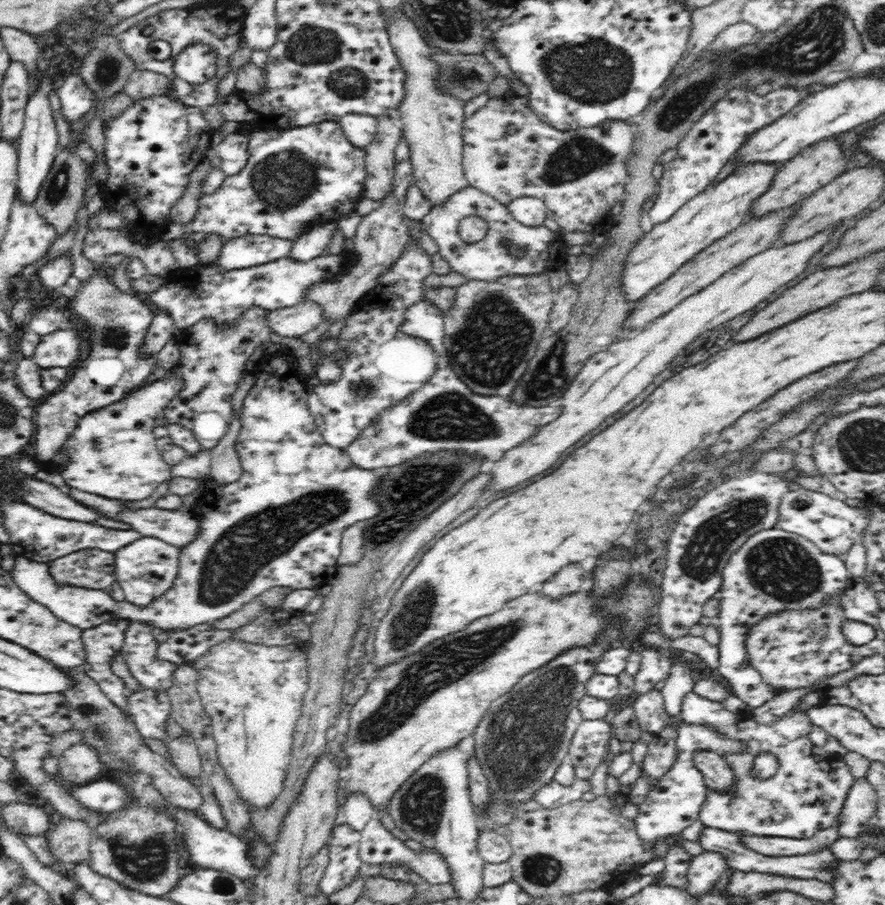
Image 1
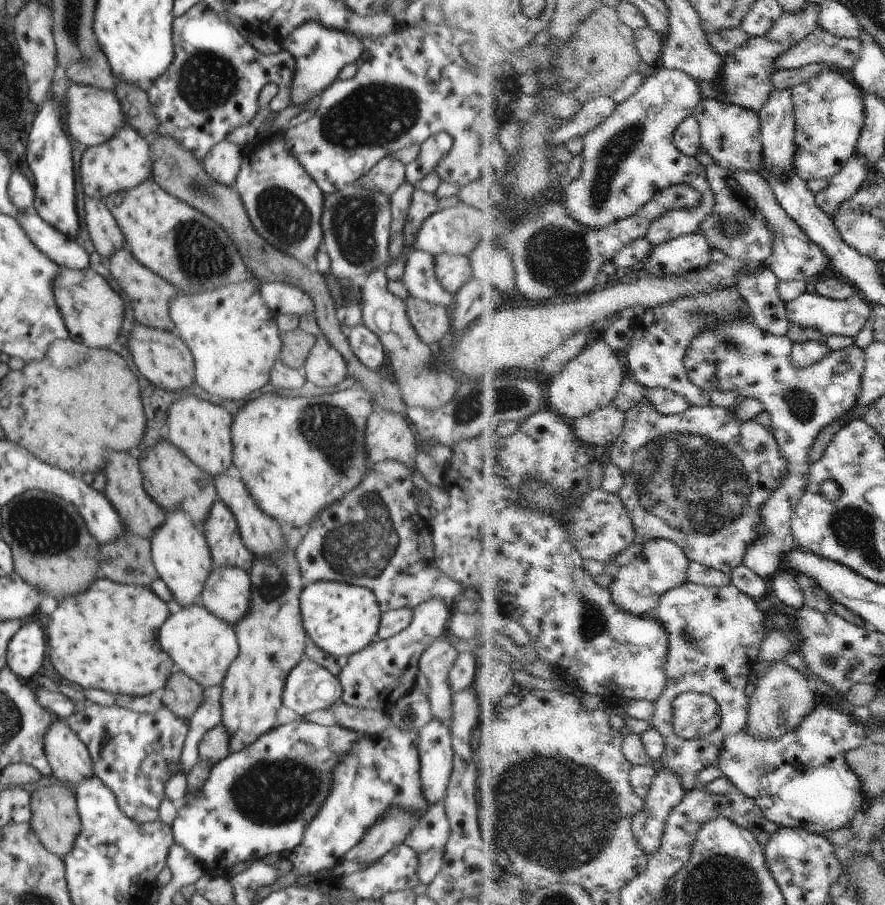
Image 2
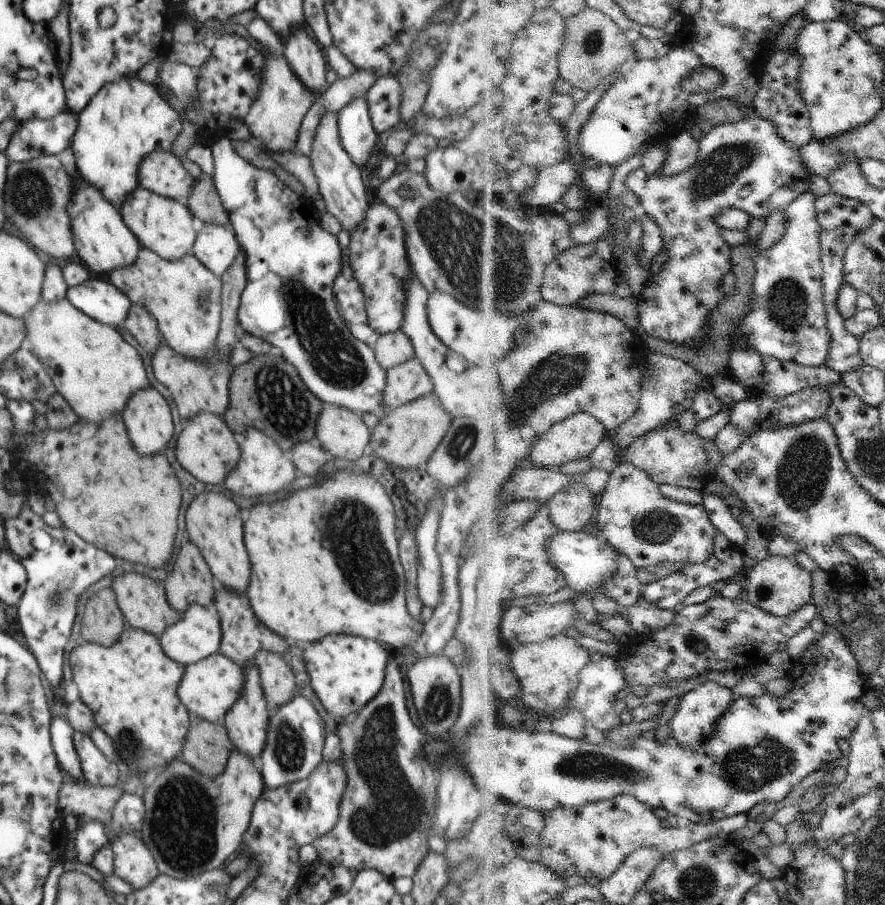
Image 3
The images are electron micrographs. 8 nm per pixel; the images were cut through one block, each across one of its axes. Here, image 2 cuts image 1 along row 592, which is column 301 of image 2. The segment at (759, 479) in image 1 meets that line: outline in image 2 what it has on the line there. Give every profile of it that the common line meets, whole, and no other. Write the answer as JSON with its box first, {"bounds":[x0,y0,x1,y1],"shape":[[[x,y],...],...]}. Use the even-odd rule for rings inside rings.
{"bounds":[281,658,341,720],"shape":[[[302,658],[286,677],[281,701],[307,720],[308,714],[330,708],[341,696],[337,677],[317,662]]]}

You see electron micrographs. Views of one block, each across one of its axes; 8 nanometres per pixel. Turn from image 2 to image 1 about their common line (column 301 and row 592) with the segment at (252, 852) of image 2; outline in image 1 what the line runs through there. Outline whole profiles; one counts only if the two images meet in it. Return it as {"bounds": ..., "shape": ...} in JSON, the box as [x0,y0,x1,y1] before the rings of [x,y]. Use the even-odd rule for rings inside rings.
{"bounds":[715,528,849,709],"shape":[[[772,528],[772,530],[762,530],[762,532],[757,532],[750,538],[747,538],[747,541],[736,550],[734,554],[732,554],[732,557],[728,560],[727,566],[724,566],[721,587],[719,590],[719,594],[722,598],[719,600],[719,615],[715,619],[715,623],[718,625],[721,636],[721,641],[718,646],[719,665],[716,671],[726,679],[726,682],[729,684],[728,688],[730,688],[730,692],[742,699],[748,707],[752,709],[763,706],[765,702],[772,700],[776,694],[779,694],[780,692],[777,692],[774,687],[768,685],[768,683],[764,681],[764,677],[760,675],[760,672],[756,671],[754,667],[750,667],[750,665],[746,663],[746,636],[748,636],[750,628],[752,628],[754,624],[762,622],[768,614],[776,614],[776,612],[782,612],[782,610],[812,610],[812,608],[820,608],[826,600],[832,600],[832,598],[836,598],[838,594],[842,594],[842,592],[846,590],[846,580],[849,578],[849,572],[847,571],[847,567],[841,556],[822,552],[812,541],[809,541],[807,538],[801,537],[800,535],[794,533],[788,534],[788,532],[784,532],[784,530],[776,530],[776,528]]]}

